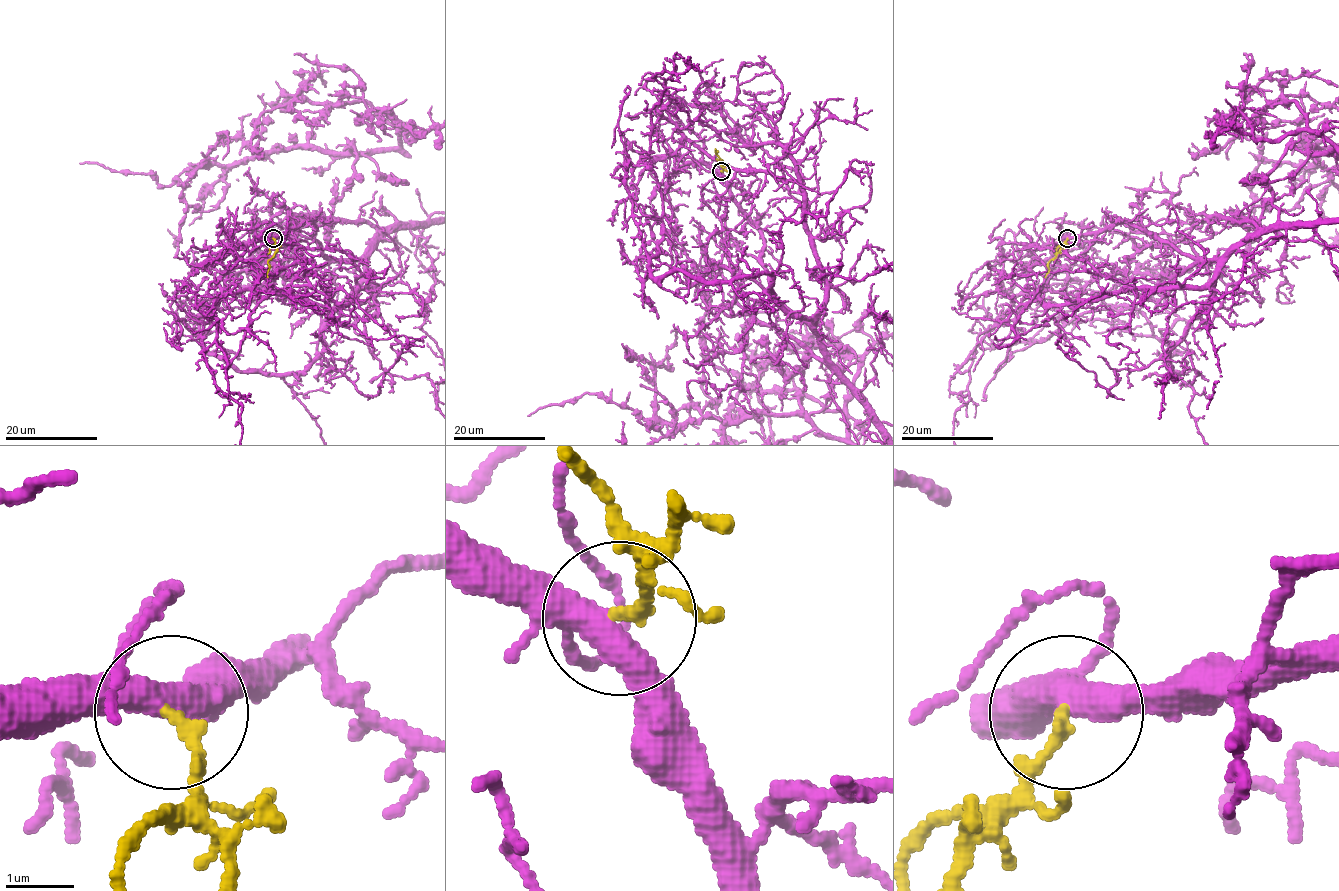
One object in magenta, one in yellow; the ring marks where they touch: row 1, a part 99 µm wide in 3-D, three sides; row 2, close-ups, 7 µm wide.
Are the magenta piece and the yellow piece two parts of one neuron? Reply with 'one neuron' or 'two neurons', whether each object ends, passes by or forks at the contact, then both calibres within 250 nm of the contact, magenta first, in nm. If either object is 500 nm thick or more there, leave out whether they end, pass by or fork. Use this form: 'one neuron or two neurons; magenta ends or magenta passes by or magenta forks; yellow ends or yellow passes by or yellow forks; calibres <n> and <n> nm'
one neuron; magenta forks; yellow ends; calibres 360 and 190 nm

